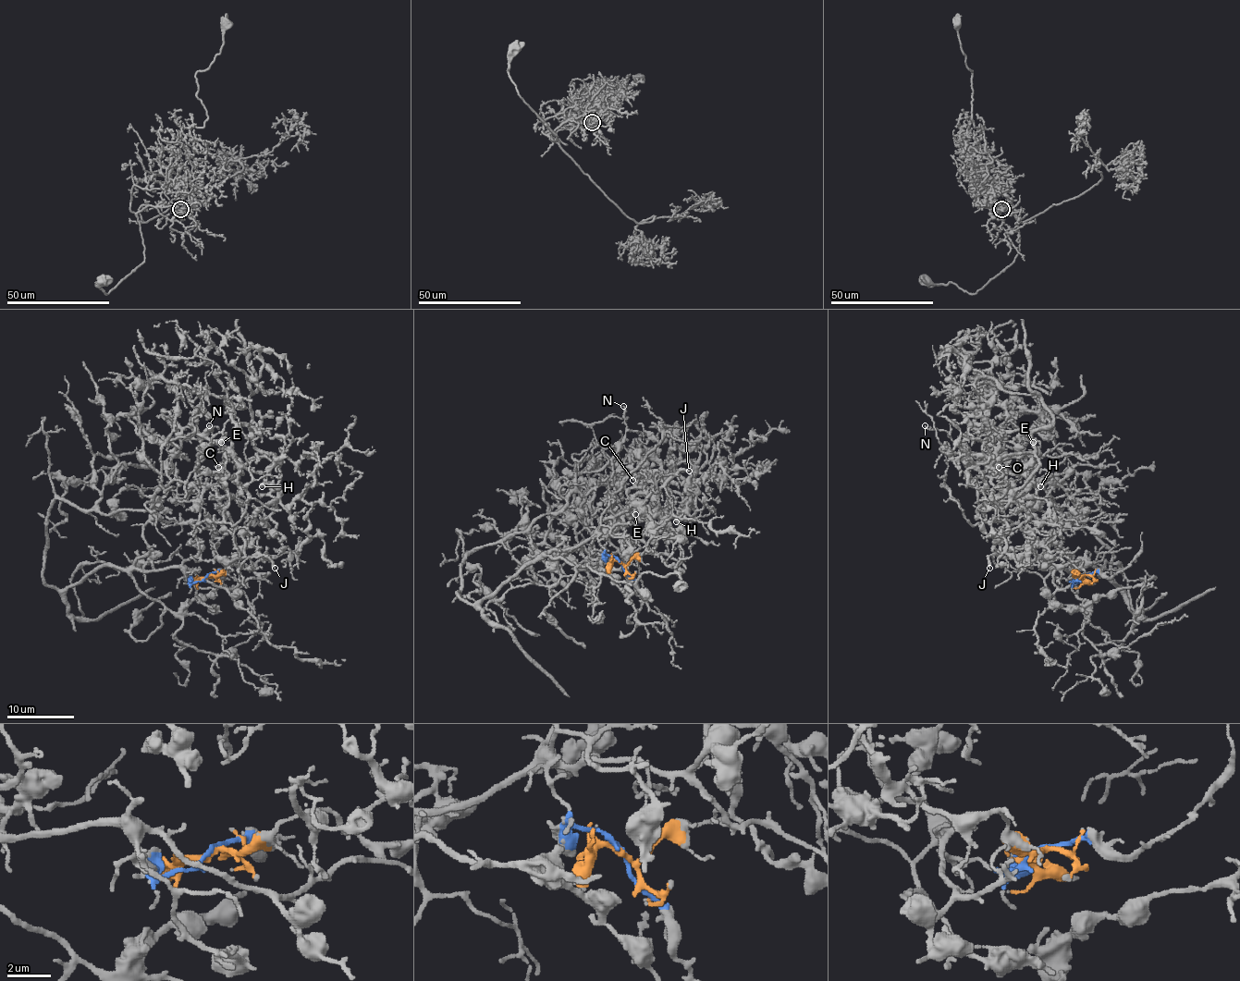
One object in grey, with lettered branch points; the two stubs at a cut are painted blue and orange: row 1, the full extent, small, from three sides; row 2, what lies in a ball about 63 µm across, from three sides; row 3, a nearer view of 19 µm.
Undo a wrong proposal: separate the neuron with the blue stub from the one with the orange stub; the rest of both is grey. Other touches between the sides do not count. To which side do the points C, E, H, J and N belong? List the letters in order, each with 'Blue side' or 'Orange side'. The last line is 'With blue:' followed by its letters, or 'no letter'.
C: Orange side
E: Orange side
H: Orange side
J: Blue side
N: Blue side
With blue: J, N

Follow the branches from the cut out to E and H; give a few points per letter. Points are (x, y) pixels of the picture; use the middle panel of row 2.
E: (620, 562), (655, 547), (653, 519), (634, 498), (651, 474), (656, 507), (637, 521), (636, 513)
H: (620, 562), (651, 552), (653, 519), (634, 498), (651, 473), (681, 496), (680, 513), (694, 511), (676, 521)

